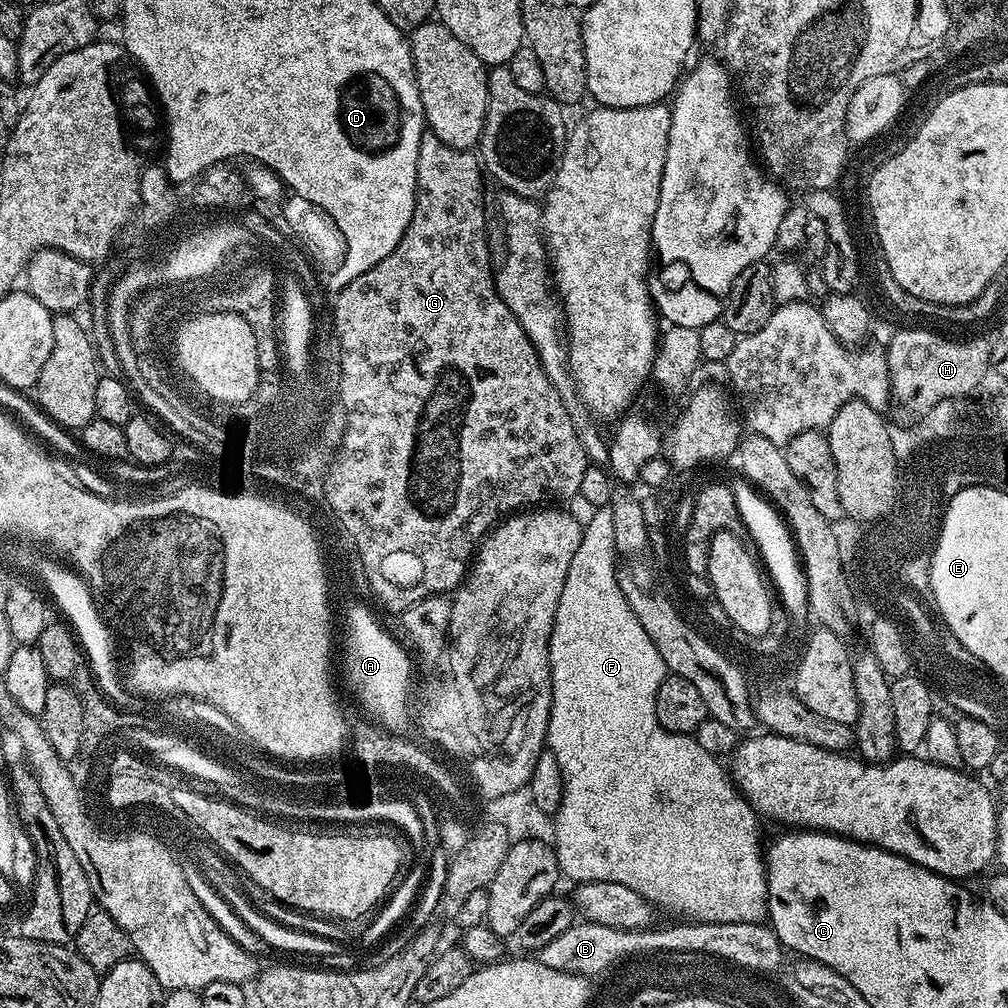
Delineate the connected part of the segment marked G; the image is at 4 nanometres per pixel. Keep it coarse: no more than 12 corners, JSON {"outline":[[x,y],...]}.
{"outline":[[431,130],[332,312],[328,492],[396,614],[589,466]]}

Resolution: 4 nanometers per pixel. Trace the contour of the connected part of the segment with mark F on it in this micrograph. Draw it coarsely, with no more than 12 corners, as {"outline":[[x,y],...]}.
{"outline":[[582,528],[550,638],[558,866],[768,914],[758,813]]}

